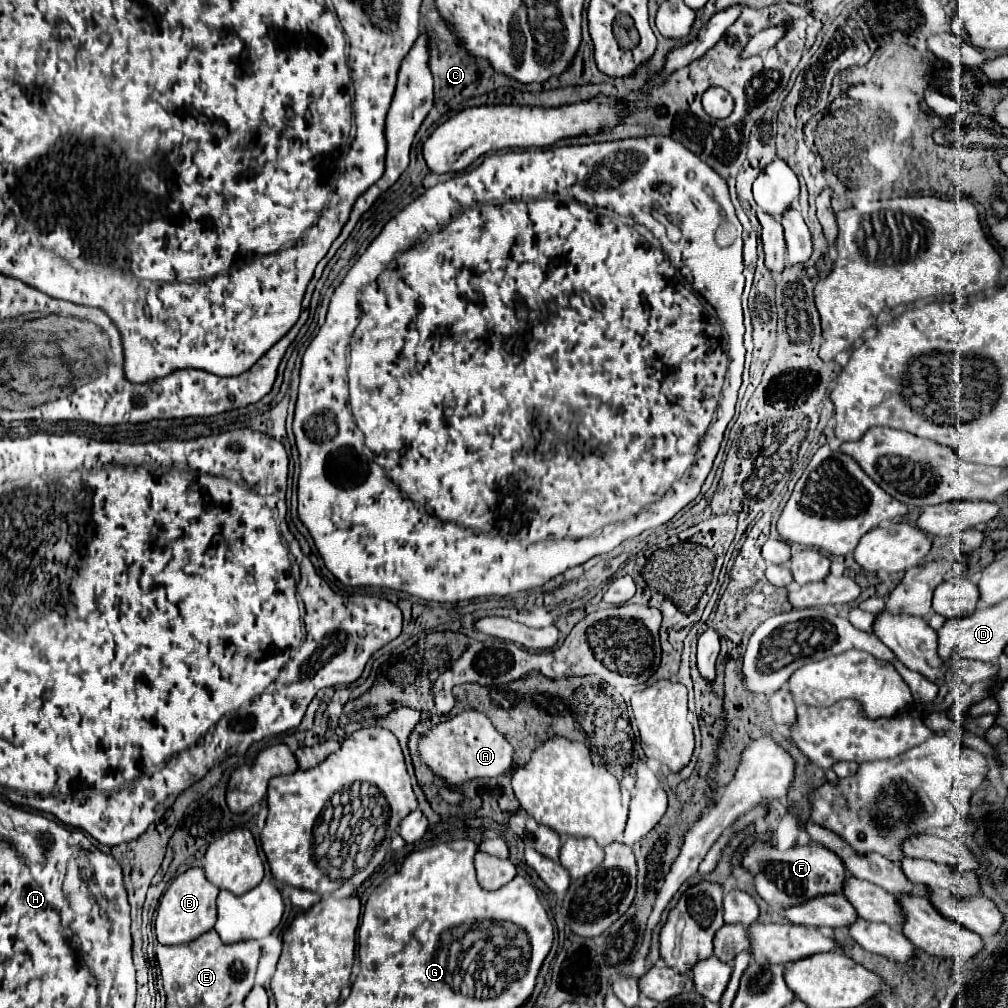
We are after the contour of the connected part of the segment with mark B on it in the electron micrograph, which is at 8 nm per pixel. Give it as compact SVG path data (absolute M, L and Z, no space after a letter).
M189 868L181 876L177 876L167 892L161 896L159 910L157 910L157 920L155 920L155 932L157 940L167 946L175 944L185 944L197 938L199 934L207 932L213 928L215 918L217 918L217 906L215 898L219 894L219 888L213 886L207 878L203 868Z

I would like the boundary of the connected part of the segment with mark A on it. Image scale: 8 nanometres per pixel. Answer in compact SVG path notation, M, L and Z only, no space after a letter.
M465 710L445 722L439 722L421 736L419 758L443 782L443 786L457 790L475 778L497 778L507 774L513 768L513 746L495 730L485 714Z

